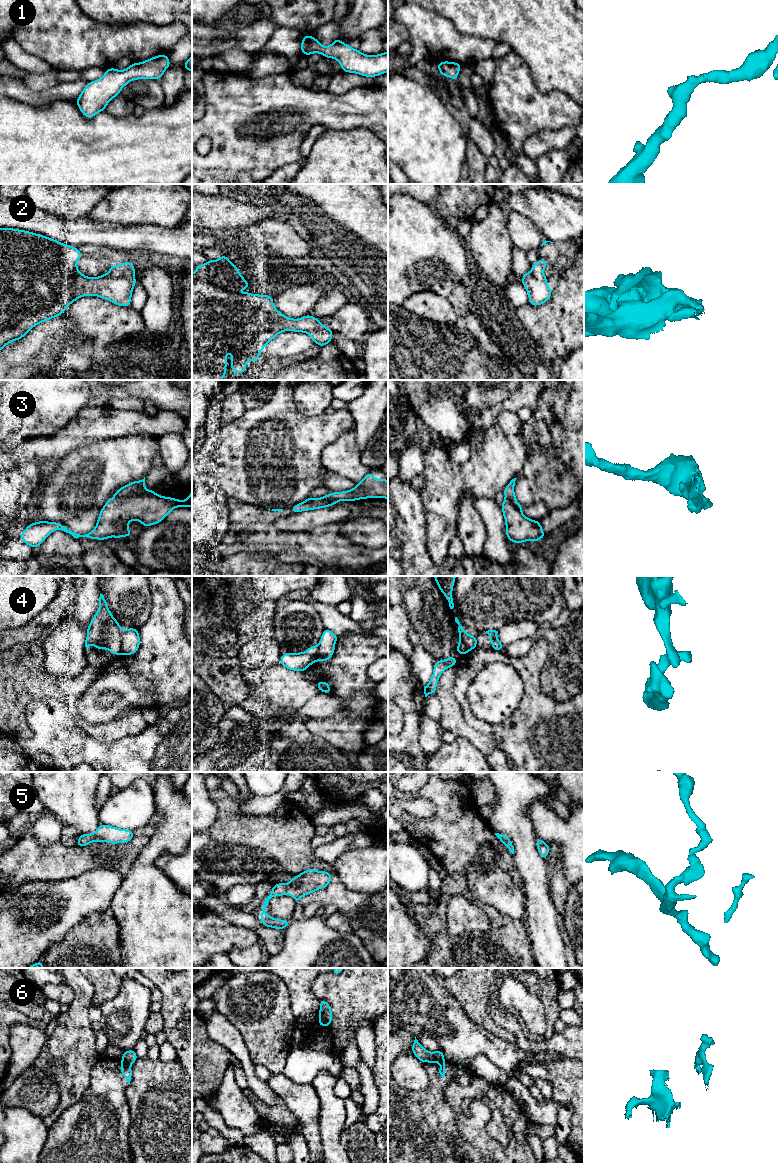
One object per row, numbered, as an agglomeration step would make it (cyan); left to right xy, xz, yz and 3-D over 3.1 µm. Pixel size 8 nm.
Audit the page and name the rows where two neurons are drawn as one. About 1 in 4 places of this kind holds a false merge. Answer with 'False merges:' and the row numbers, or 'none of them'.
False merges: 4, 6

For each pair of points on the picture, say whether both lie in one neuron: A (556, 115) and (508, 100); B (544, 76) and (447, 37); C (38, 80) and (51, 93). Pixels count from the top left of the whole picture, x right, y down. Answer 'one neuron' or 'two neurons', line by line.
A: one neuron
B: two neurons
C: two neurons

